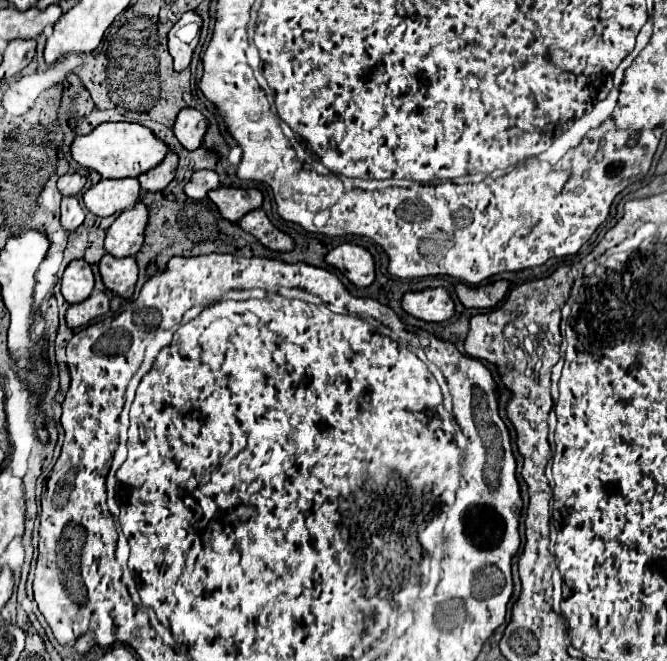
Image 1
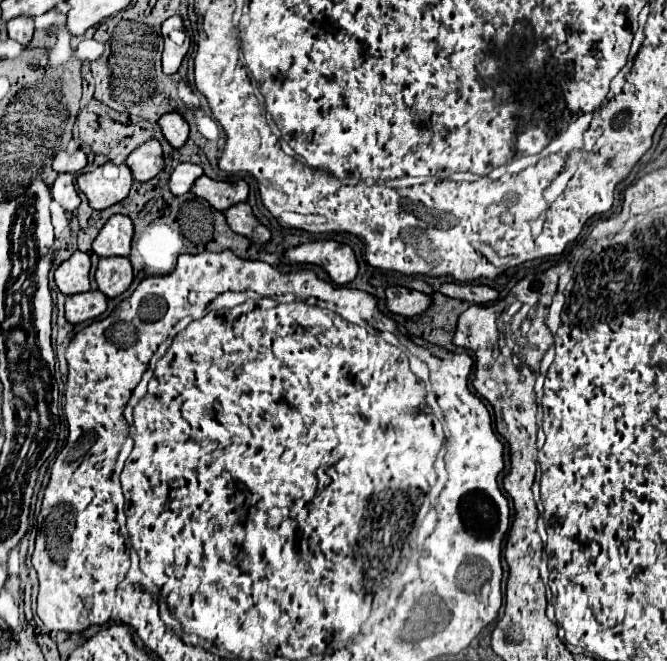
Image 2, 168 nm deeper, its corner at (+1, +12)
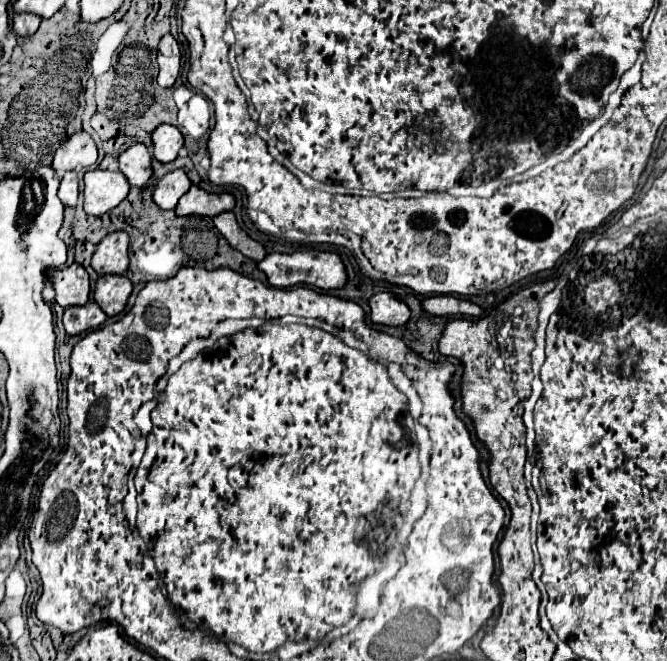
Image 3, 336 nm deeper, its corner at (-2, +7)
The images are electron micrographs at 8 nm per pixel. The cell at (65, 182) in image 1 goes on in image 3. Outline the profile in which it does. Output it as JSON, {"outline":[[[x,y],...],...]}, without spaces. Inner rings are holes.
{"outline":[[[77,131],[73,133],[53,157],[53,169],[57,177],[63,177],[67,171],[83,171],[97,161],[97,147],[89,133]]]}

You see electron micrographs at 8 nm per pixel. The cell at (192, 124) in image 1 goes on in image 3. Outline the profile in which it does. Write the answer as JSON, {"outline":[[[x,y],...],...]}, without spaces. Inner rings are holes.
{"outline":[[[159,125],[151,133],[153,159],[159,163],[171,163],[183,147],[183,135],[173,125]]]}

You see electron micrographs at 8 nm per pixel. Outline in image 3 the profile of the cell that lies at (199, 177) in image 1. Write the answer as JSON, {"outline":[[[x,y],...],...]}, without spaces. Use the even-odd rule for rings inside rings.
{"outline":[[[175,169],[157,181],[153,191],[153,203],[159,209],[175,209],[179,197],[191,187],[191,181],[183,169]]]}

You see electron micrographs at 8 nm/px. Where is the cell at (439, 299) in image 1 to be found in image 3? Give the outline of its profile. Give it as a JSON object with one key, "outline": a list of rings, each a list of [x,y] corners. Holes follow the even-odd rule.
{"outline":[[[377,293],[369,299],[369,307],[371,307],[371,313],[369,313],[369,319],[371,323],[377,323],[377,325],[389,325],[389,327],[399,327],[403,323],[407,323],[411,311],[409,307],[395,299],[391,293]]]}

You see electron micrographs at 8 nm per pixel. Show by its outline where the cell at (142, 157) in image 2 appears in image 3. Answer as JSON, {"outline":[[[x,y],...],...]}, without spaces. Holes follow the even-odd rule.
{"outline":[[[137,143],[119,155],[119,171],[131,187],[145,185],[151,177],[151,155],[145,145]]]}

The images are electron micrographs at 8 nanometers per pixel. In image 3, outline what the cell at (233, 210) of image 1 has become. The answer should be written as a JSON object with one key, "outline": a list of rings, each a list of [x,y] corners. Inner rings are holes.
{"outline":[[[191,187],[177,203],[175,207],[175,213],[179,217],[215,217],[223,211],[231,211],[235,207],[235,197],[229,195],[229,193],[221,193],[221,195],[215,195],[215,193],[207,193],[199,187]]]}

